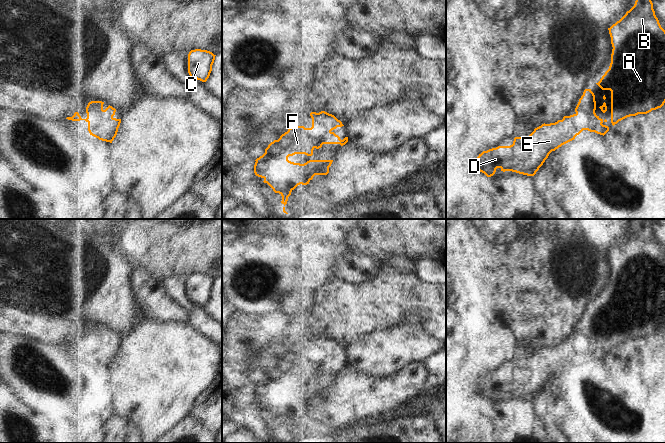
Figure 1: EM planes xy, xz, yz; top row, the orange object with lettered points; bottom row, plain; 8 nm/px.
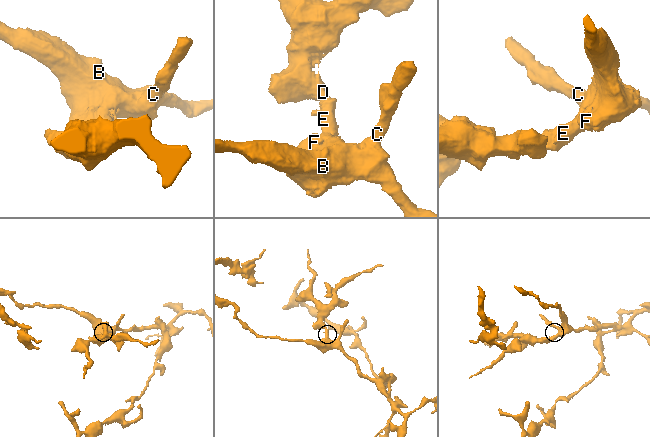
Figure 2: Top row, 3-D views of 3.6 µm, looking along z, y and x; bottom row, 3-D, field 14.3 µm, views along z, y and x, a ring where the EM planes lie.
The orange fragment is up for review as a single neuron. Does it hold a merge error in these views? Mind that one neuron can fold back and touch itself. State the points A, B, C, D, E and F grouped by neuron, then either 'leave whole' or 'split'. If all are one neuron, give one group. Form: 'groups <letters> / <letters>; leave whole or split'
groups A B C D E F; leave whole

